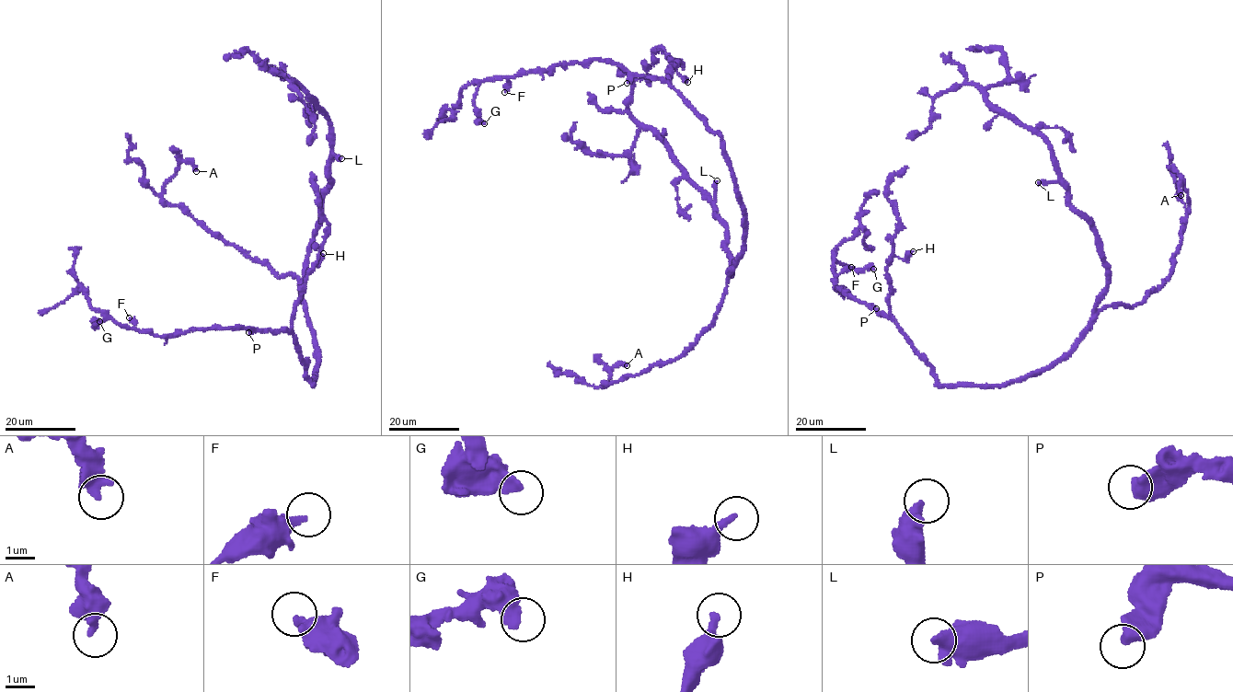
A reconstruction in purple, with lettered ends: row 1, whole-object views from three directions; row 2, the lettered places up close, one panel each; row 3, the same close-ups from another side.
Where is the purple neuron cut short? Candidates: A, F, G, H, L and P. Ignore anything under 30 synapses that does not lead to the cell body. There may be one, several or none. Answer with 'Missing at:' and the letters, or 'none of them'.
Missing at: L

